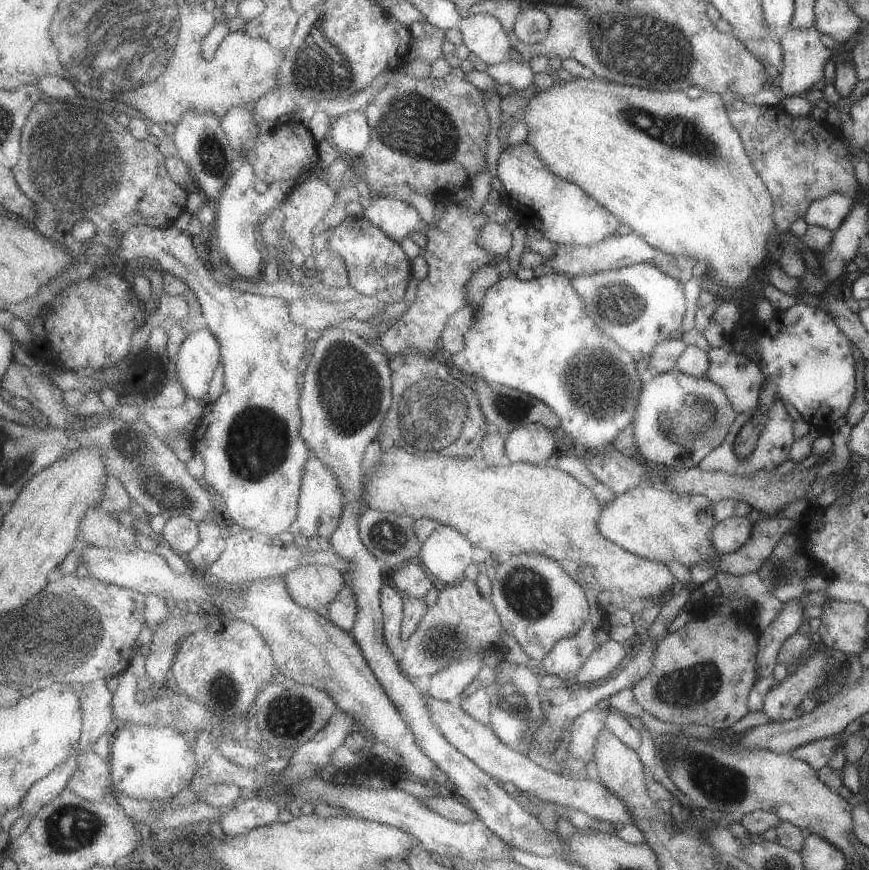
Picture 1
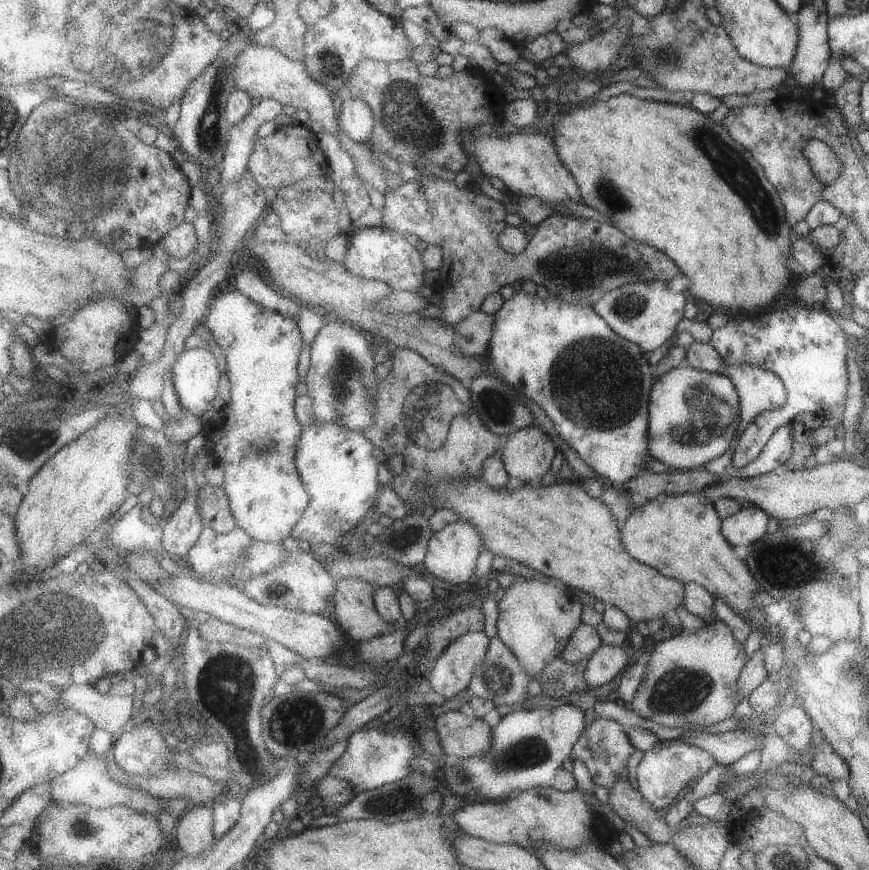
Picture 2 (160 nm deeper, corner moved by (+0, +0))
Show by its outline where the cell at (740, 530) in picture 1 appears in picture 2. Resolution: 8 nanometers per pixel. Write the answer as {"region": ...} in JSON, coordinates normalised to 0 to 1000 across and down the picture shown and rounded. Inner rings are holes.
{"region":[[[871,582],[854,584],[845,593],[832,597],[831,614],[845,630],[863,628],[879,618],[887,609],[885,593],[883,587]]]}

